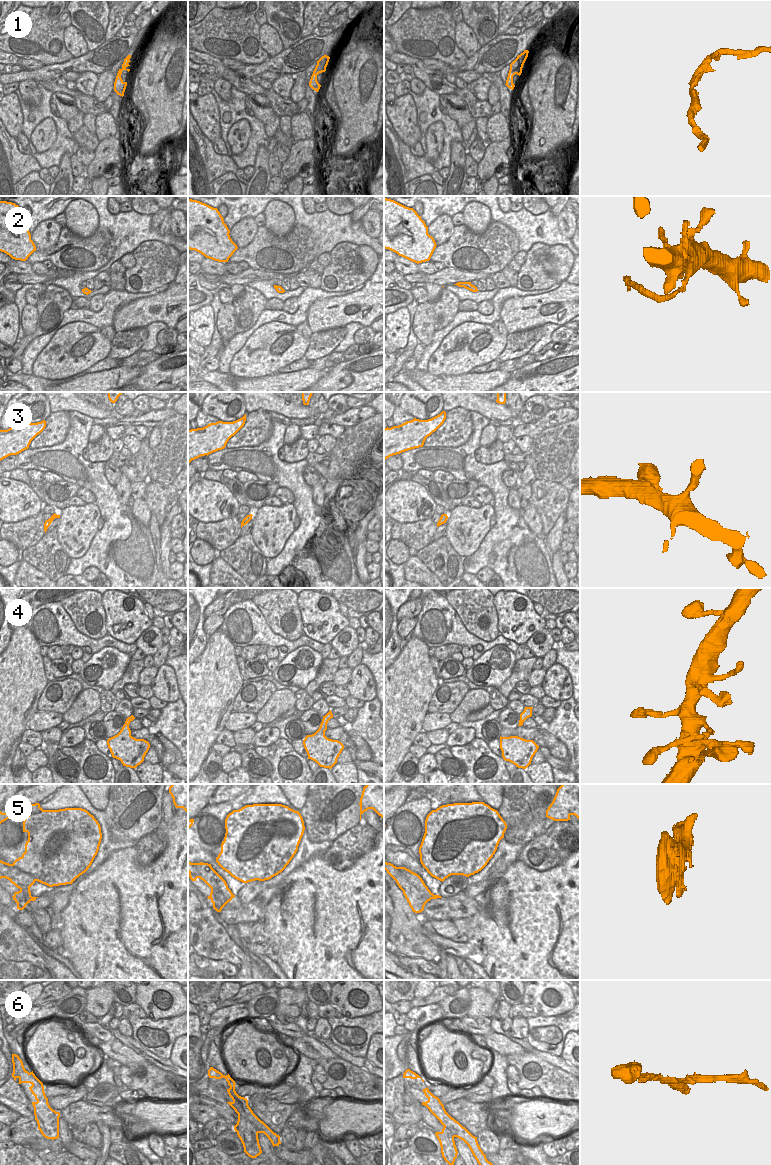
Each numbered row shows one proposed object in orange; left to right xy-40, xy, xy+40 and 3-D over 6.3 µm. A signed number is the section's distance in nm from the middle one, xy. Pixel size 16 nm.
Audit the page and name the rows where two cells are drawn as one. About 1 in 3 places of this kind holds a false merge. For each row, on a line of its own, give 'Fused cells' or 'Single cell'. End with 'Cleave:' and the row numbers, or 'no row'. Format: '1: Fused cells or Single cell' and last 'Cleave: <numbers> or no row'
1: Single cell
2: Fused cells
3: Single cell
4: Single cell
5: Fused cells
6: Fused cells
Cleave: 2, 5, 6.

